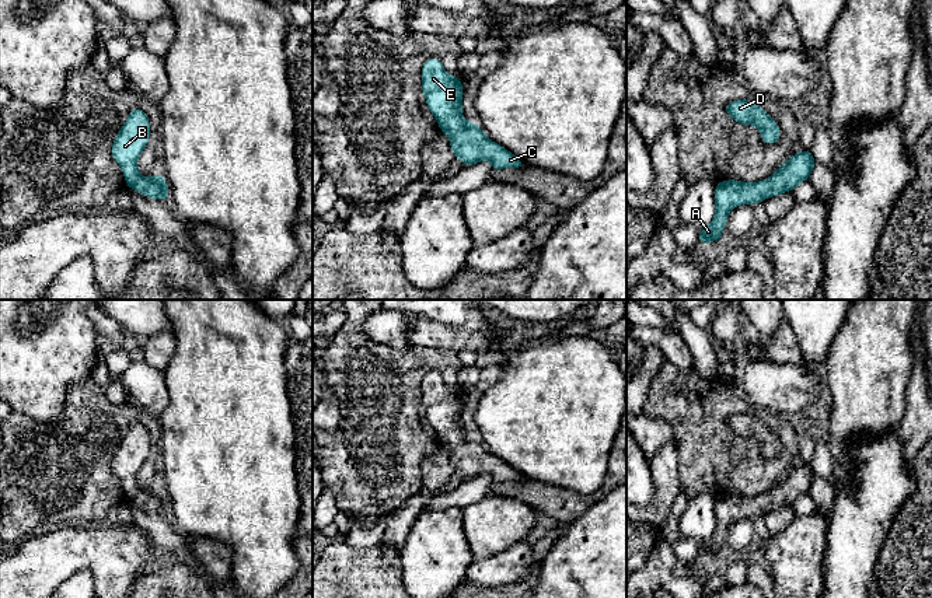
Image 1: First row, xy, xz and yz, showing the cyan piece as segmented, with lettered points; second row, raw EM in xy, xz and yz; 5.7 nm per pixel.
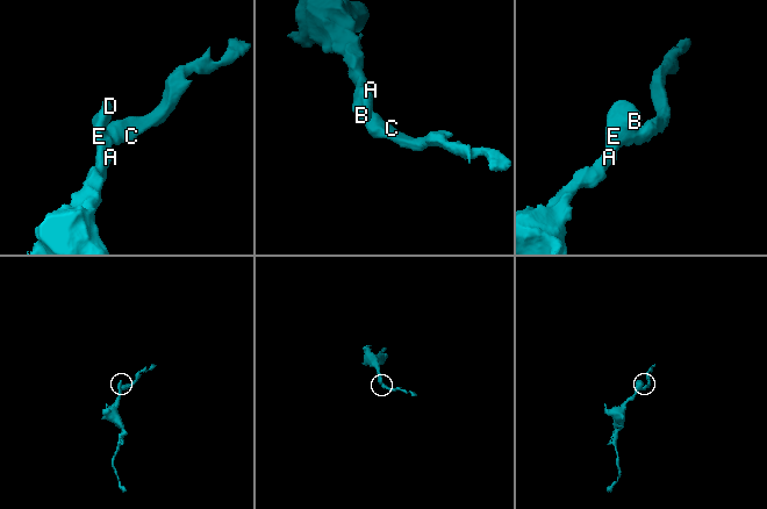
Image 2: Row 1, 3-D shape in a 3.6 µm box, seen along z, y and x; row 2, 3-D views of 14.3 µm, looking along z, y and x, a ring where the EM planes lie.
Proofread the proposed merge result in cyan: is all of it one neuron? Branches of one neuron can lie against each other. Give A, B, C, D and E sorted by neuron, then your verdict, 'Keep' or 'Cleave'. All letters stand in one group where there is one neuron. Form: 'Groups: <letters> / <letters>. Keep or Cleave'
Groups: A B C D E. Keep

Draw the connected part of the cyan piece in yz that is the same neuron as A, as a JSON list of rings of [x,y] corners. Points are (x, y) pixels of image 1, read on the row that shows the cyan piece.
[[[802,148],[789,157],[783,165],[760,182],[740,182],[727,179],[716,183],[715,217],[712,223],[699,230],[699,245],[722,241],[722,232],[729,211],[739,204],[762,203],[768,196],[778,196],[793,190],[800,182],[807,181],[817,161],[811,153]]]

